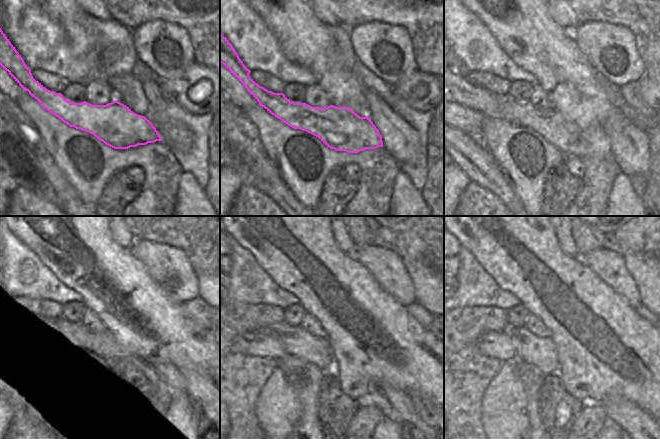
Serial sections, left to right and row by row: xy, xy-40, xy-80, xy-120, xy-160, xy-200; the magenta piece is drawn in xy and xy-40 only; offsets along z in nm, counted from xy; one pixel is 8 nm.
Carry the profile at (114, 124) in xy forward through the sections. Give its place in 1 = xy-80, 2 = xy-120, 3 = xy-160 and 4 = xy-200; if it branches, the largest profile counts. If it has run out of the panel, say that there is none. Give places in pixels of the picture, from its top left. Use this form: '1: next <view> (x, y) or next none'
1: next xy-80 (574, 141)
2: next xy-120 (151, 386)
3: next xy-160 (398, 406)
4: next xy-200 (632, 419)

